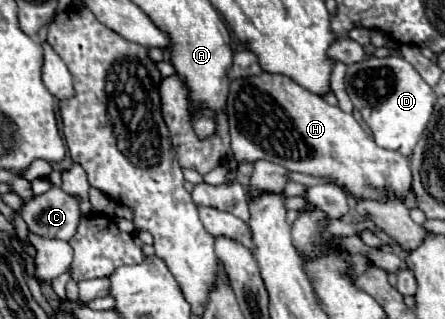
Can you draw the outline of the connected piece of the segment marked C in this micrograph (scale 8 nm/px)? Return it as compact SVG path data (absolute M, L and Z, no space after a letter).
M53 186L49 192L35 196L21 208L29 232L45 238L71 240L81 220L79 200L73 194Z

